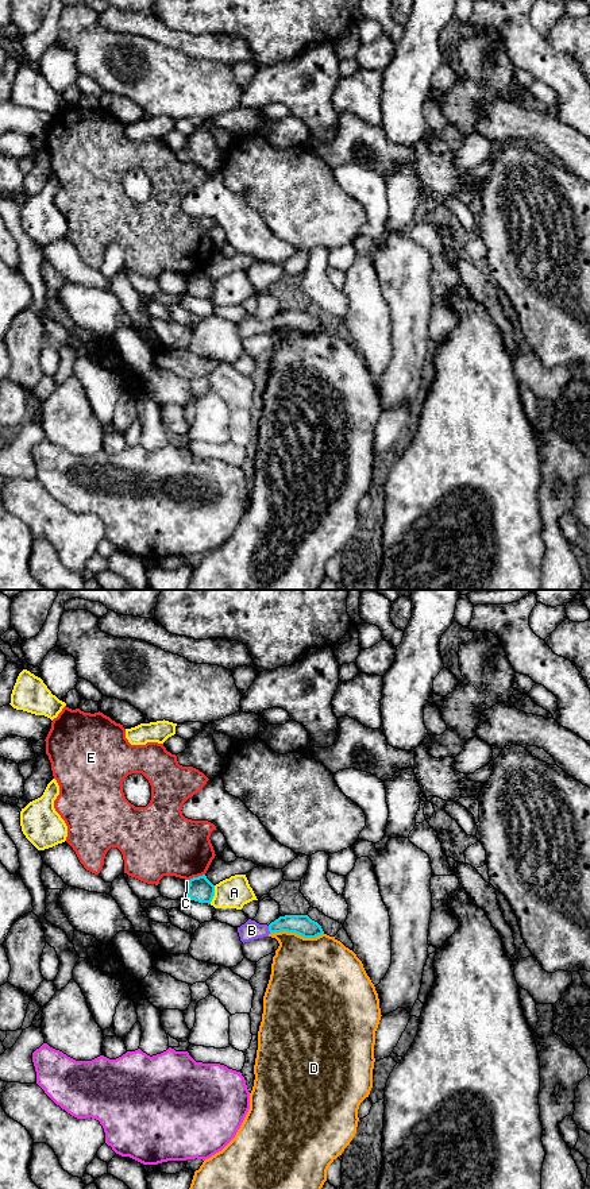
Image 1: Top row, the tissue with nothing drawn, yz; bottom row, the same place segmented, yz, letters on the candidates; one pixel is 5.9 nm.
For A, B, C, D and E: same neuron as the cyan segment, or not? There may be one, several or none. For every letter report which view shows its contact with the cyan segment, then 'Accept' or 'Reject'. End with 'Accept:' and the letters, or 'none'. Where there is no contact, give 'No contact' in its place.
A: Touches cyan in yz. Reject
B: Touches cyan in yz. Accept
C: Touches cyan in yz. Reject
D: Touches cyan in yz. Reject
E: Touches cyan in yz. Reject
Accept: B

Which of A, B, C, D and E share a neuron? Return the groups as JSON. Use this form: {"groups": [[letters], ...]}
{"groups": [["A"], ["B"], ["C"], ["D"], ["E"]]}

